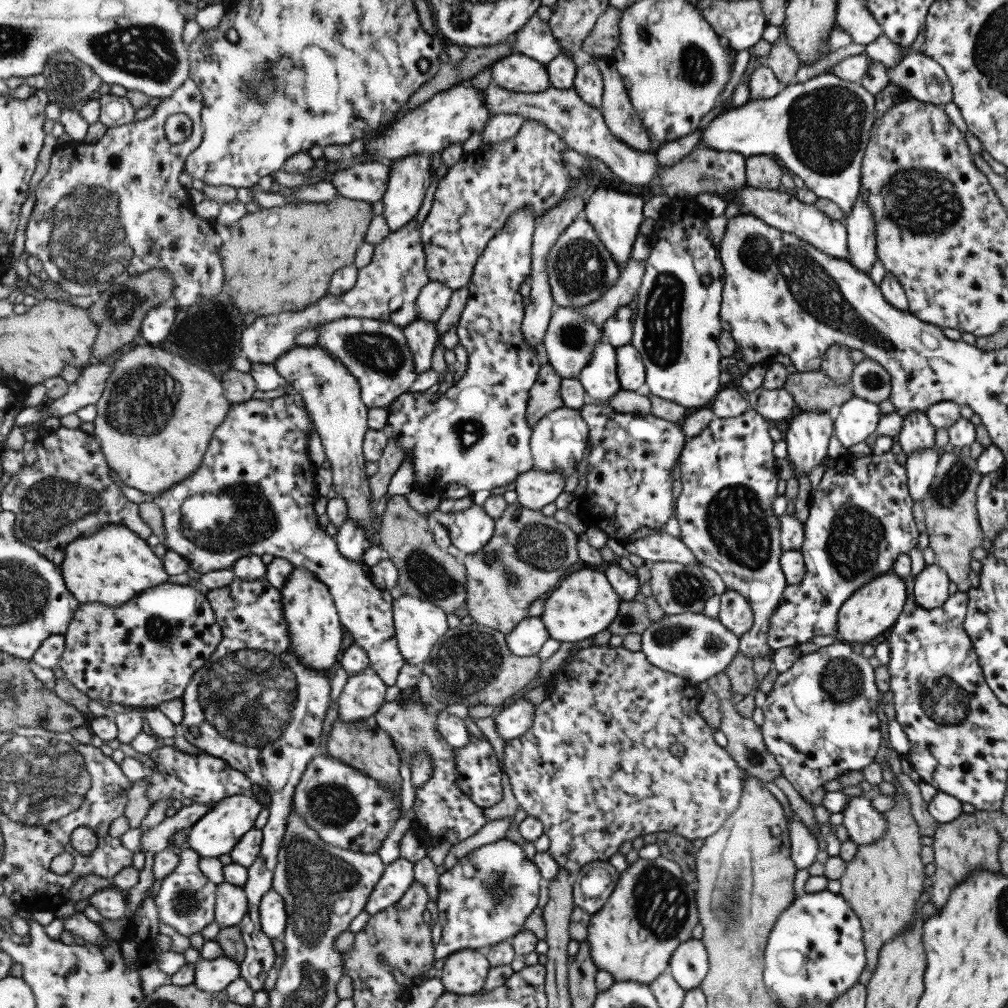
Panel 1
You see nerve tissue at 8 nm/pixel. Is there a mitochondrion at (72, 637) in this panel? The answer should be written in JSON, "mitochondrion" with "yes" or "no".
{"mitochondrion":"no"}

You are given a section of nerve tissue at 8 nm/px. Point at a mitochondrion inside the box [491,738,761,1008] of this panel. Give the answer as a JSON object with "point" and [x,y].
{"point":[659,903]}

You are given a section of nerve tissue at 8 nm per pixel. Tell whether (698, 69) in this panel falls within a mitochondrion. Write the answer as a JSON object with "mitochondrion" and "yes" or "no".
{"mitochondrion":"yes"}

